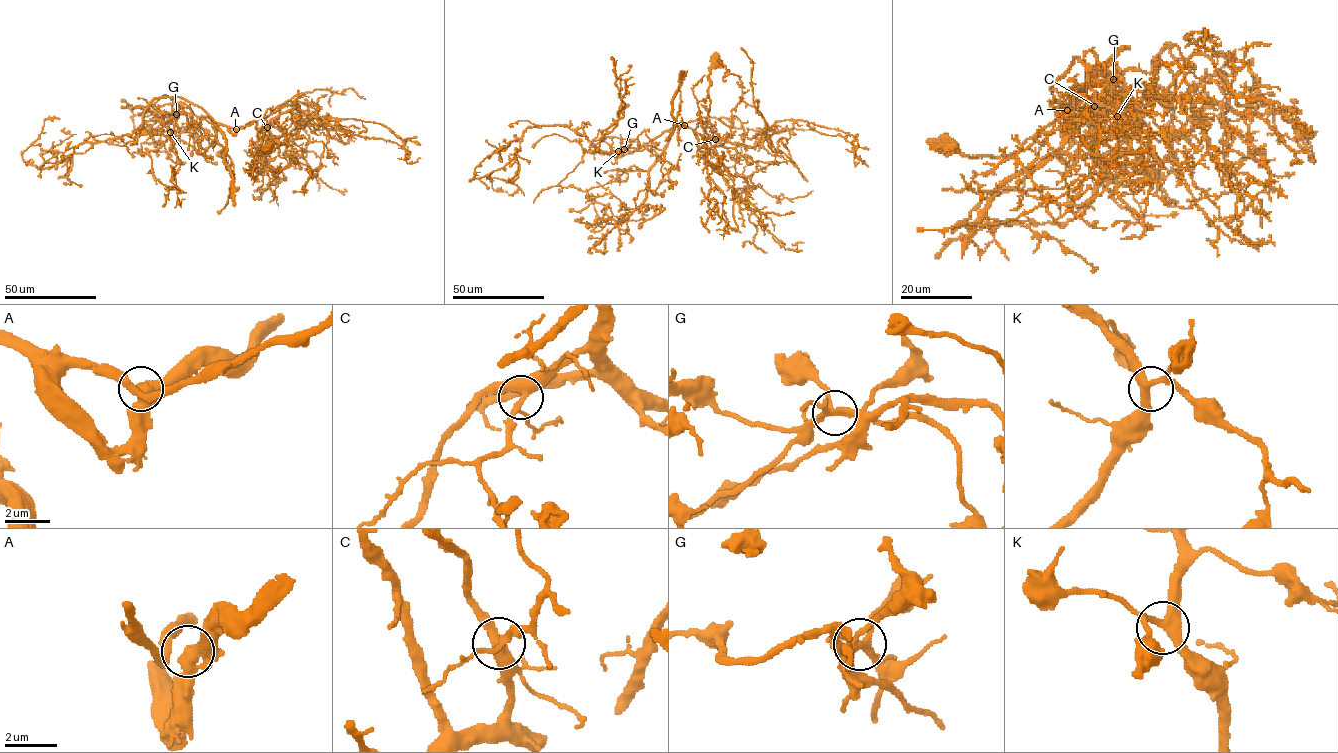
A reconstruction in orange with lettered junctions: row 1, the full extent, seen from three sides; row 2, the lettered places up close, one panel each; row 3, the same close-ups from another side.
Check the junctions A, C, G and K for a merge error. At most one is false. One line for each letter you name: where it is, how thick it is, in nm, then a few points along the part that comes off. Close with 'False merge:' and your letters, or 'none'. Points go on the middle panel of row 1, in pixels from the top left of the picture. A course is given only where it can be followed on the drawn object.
G: place (624, 149); calibre 280 nm; course (624, 149), (647, 146), (663, 149), (674, 128), (672, 97), (681, 83), (680, 106), (675, 129), (665, 140)
False merge: G

